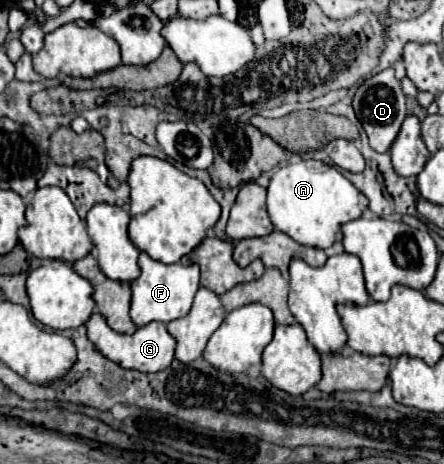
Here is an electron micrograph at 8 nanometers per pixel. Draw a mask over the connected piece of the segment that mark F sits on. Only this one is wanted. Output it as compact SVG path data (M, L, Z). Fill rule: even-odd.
M140 253L138 265L140 265L142 273L138 279L134 279L130 283L130 287L132 287L132 305L130 305L132 321L138 327L142 327L152 321L168 323L168 321L188 315L194 295L200 289L200 267L196 267L194 263L192 265L182 265L182 263L166 265L166 263L152 259L148 253Z

